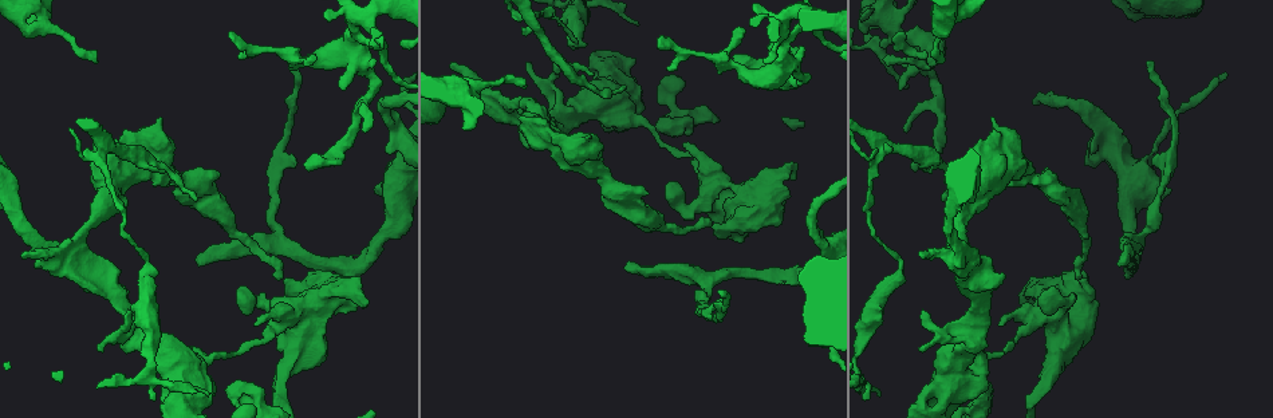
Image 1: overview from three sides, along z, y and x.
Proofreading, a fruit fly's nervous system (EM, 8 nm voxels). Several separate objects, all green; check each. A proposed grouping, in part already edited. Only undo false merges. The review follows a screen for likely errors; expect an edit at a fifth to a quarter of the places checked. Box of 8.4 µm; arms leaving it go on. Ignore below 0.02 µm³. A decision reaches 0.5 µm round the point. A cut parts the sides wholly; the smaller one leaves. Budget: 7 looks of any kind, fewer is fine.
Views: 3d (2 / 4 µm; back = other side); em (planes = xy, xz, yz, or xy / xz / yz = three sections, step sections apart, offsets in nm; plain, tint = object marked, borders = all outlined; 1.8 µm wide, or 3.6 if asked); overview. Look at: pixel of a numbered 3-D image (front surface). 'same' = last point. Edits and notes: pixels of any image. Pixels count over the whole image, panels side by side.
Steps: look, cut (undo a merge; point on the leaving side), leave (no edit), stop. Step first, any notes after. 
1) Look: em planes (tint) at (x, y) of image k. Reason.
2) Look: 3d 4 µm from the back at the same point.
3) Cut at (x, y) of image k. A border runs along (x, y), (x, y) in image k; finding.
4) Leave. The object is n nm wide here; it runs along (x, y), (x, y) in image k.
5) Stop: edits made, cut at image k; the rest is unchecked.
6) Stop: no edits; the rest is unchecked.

Look: em planes (tint) at (531, 28) of image 1. Narrows sharply.

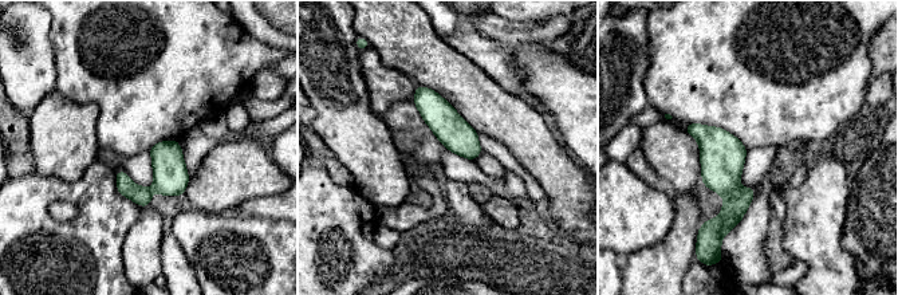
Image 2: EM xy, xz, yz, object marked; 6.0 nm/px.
Cut at (721, 154) of image 2. Two neurons meet here.

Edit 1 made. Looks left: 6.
Look: 3d 4 µm at (506, 112) of image 1. Arms part here.

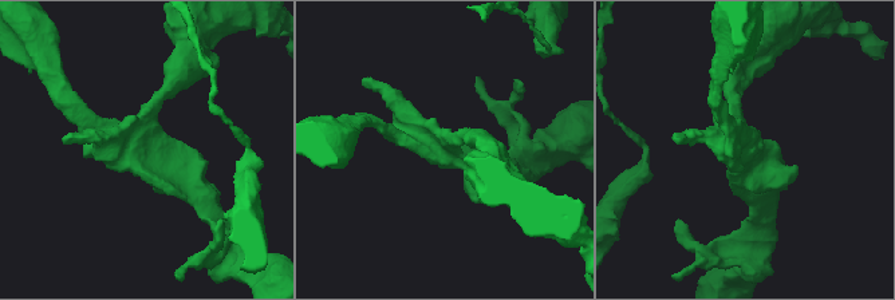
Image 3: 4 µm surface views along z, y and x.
Look: em yz step 16 (tint) at (443, 149) of image 3.

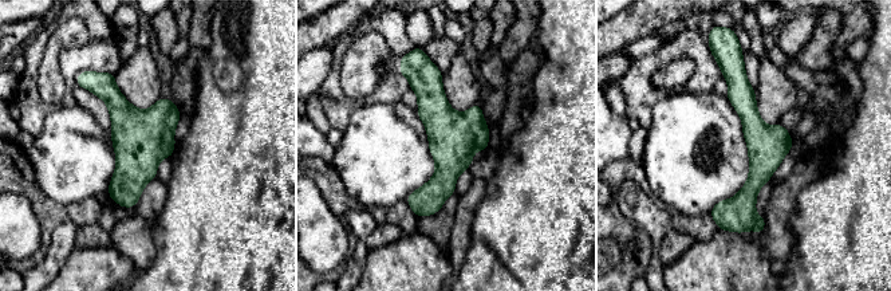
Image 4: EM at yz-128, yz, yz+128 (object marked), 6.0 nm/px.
Look: em xy step 8 (tint) at the same point.

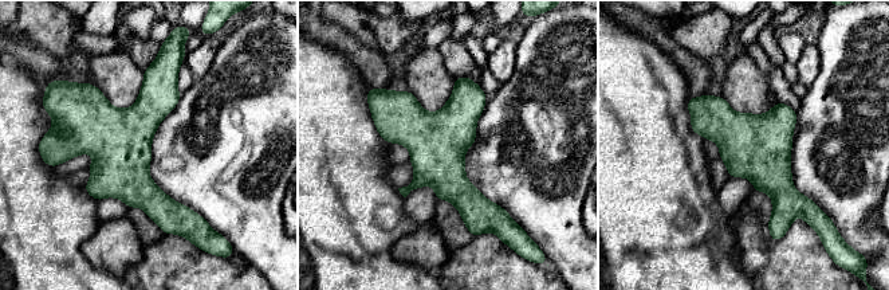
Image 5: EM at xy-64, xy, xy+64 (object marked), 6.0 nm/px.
Leave. The object is 340 nm wide here; it runs along (392, 94), (476, 226) in image 5; continuous, no second neuron.

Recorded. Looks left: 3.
Look: em xz step 16 (tint) at (680, 126) of image 1. Sharp bend.

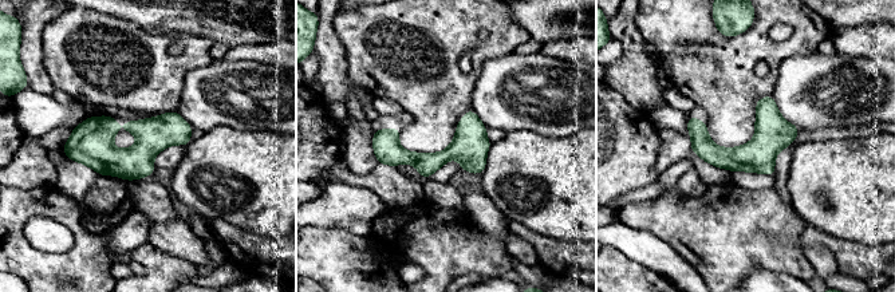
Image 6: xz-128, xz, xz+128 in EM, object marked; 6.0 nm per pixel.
Leave. It runs along (188, 129), (138, 156), (69, 152) in image 6; continuous, no second neuron.

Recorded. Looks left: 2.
Stop: edits made, cut at image 2; the rest is unchecked.

